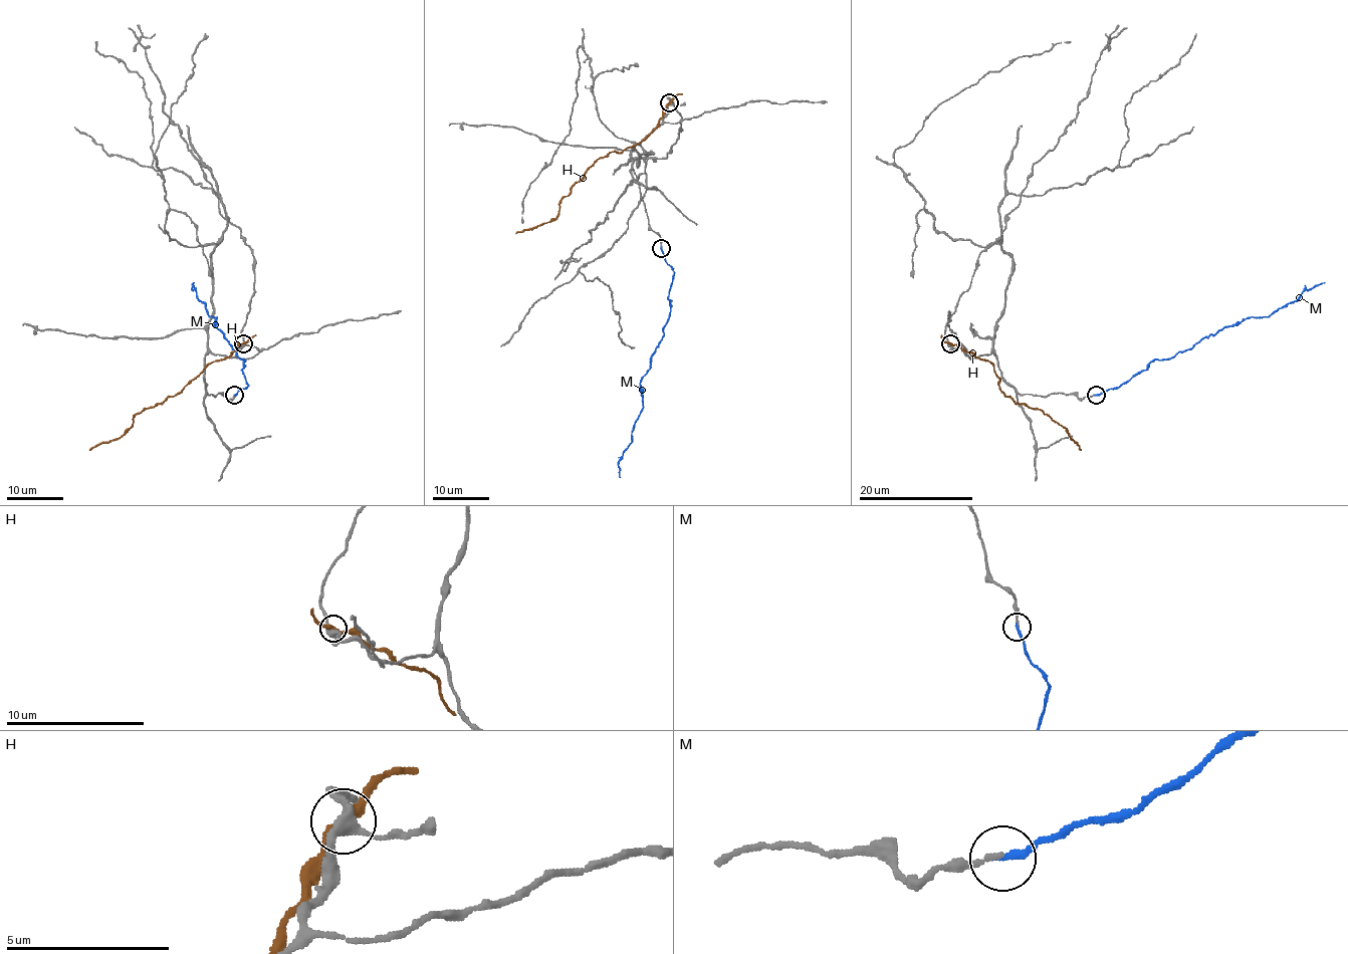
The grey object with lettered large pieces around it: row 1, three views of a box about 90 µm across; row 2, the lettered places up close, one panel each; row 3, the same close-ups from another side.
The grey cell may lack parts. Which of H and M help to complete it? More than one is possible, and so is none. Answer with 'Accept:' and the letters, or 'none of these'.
Accept: M

